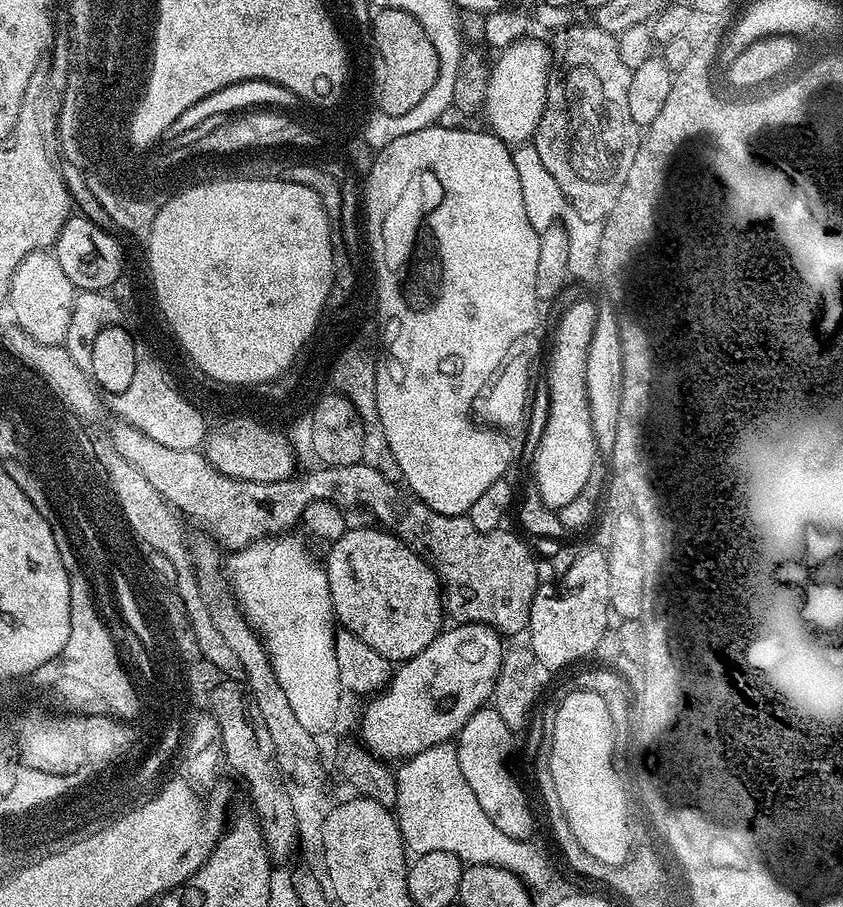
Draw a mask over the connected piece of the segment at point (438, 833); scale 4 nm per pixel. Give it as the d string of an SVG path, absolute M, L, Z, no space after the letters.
M445 742L409 756L395 769L398 798L394 815L404 847L416 856L428 851L449 851L463 862L476 862L488 852L488 832L493 831L486 810L474 798L470 782L458 766L456 745Z

